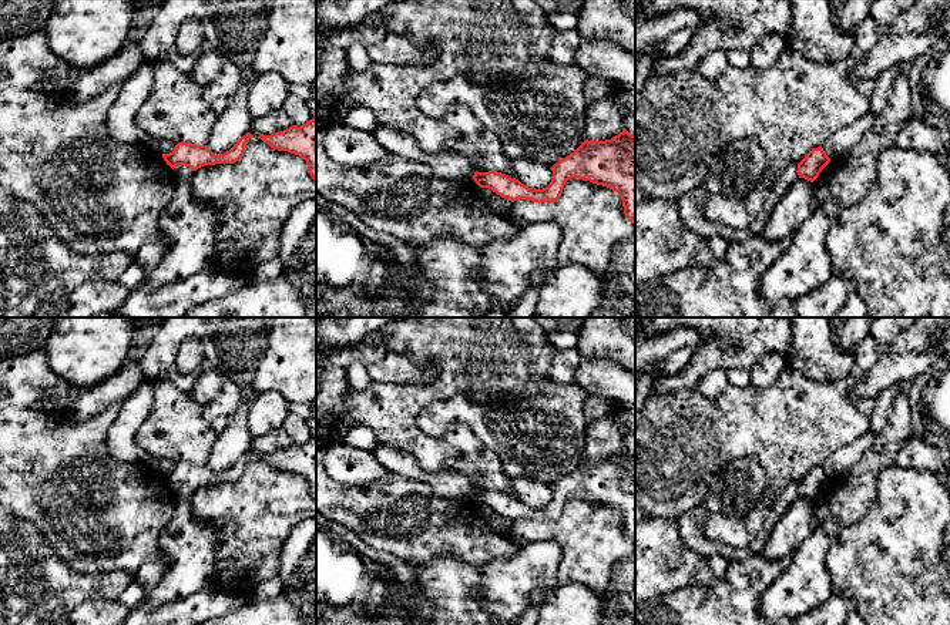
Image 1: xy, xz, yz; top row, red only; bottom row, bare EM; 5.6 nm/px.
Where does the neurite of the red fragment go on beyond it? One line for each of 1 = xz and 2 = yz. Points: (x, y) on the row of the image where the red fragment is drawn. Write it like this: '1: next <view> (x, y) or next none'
1: next none
2: next none

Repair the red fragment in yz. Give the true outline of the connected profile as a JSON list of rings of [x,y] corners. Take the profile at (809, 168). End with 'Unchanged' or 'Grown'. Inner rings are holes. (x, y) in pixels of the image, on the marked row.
[[[822,147],[813,148],[798,164],[798,175],[799,178],[813,182],[829,162],[830,158],[826,155]]]. Unchanged

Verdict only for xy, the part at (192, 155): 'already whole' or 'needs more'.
already whole

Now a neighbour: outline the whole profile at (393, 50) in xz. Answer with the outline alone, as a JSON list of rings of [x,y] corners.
[[[387,33],[386,37],[366,48],[372,63],[382,65],[407,67],[412,64],[429,64],[437,56],[437,48],[430,44],[416,44],[396,33]]]

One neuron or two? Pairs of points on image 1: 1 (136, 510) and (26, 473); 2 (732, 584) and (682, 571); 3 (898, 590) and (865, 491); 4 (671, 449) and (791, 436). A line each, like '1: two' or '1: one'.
1: one
2: two
3: two
4: one

